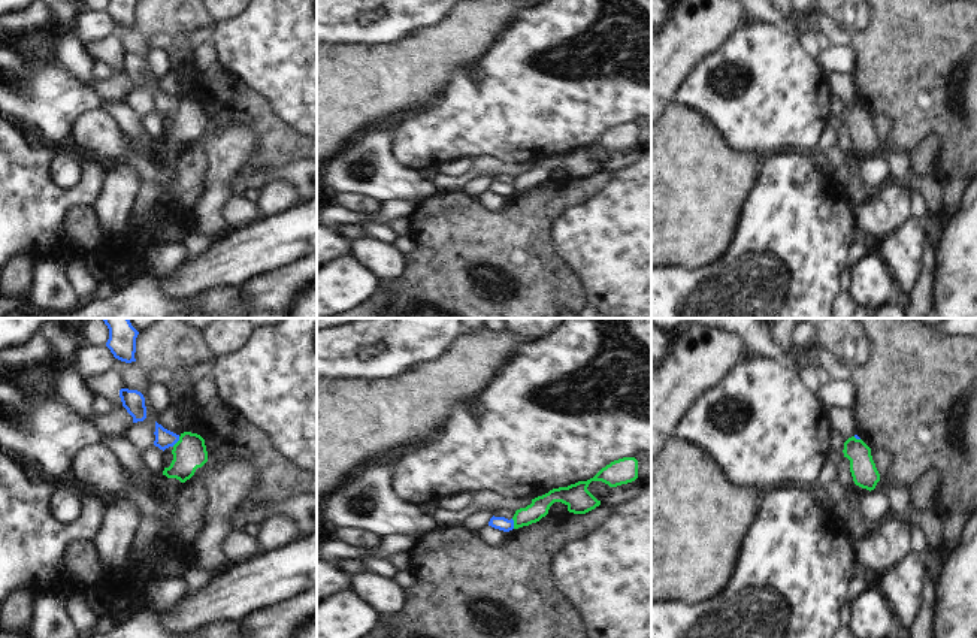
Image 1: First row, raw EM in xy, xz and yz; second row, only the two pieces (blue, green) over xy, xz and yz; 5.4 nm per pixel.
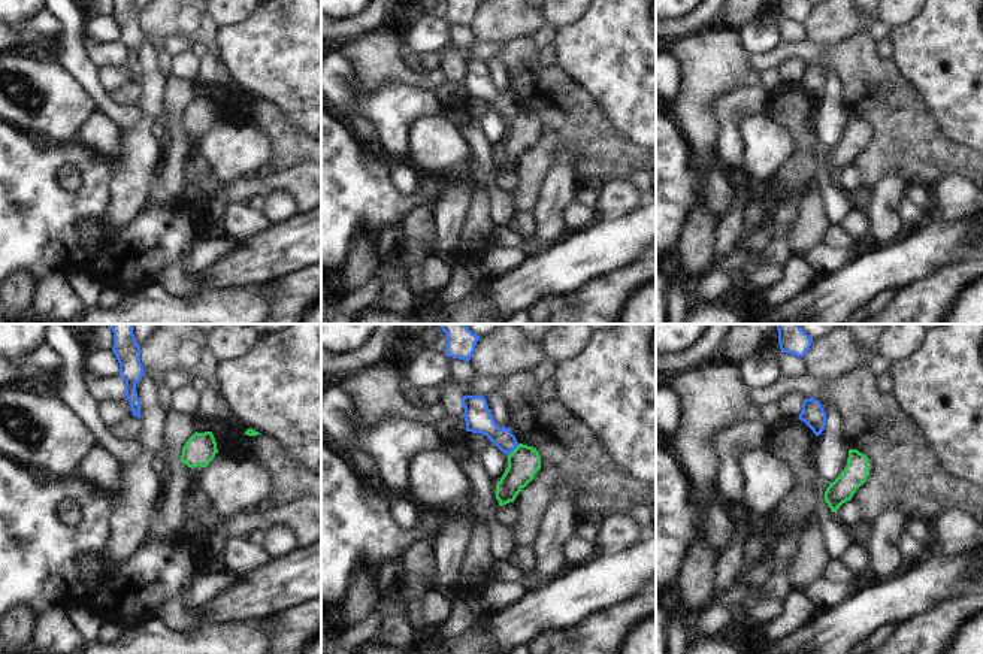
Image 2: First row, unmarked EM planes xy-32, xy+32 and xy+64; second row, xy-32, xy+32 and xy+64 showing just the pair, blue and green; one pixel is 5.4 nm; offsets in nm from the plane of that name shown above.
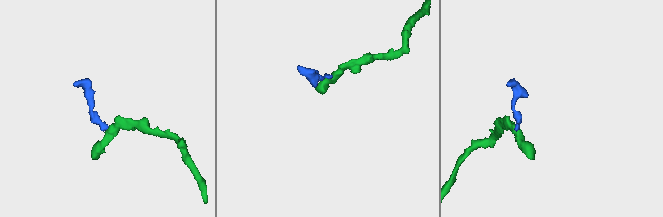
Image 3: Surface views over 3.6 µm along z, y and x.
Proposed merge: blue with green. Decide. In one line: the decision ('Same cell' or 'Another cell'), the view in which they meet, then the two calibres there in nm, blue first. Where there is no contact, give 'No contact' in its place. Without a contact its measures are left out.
Another cell. Touches blue in xy. Thickness 100 nm (blue) against 180 nm

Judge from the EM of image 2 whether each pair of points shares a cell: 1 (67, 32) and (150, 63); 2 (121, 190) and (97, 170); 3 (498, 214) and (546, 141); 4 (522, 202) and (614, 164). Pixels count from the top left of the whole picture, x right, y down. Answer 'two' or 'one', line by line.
1: two
2: two
3: two
4: one

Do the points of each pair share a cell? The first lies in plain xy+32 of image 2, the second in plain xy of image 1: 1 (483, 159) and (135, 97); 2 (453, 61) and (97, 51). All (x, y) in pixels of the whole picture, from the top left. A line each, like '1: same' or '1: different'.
1: different
2: same

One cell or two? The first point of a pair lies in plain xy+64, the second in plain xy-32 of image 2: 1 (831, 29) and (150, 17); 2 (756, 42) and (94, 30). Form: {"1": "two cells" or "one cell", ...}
{"1": "one cell", "2": "one cell"}

